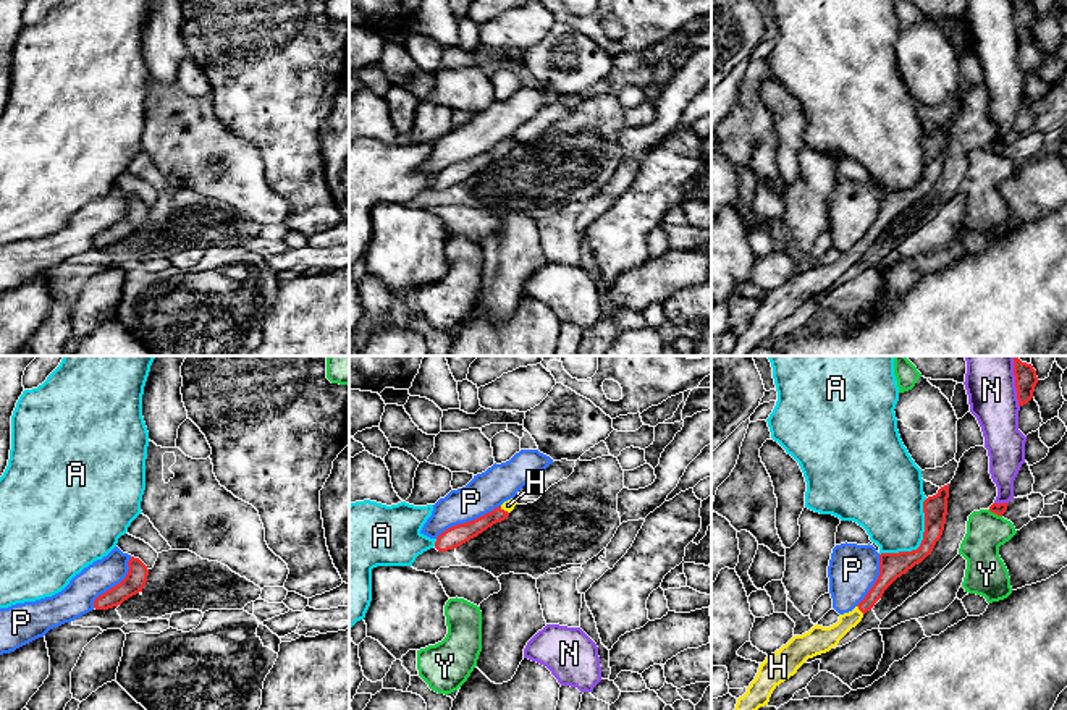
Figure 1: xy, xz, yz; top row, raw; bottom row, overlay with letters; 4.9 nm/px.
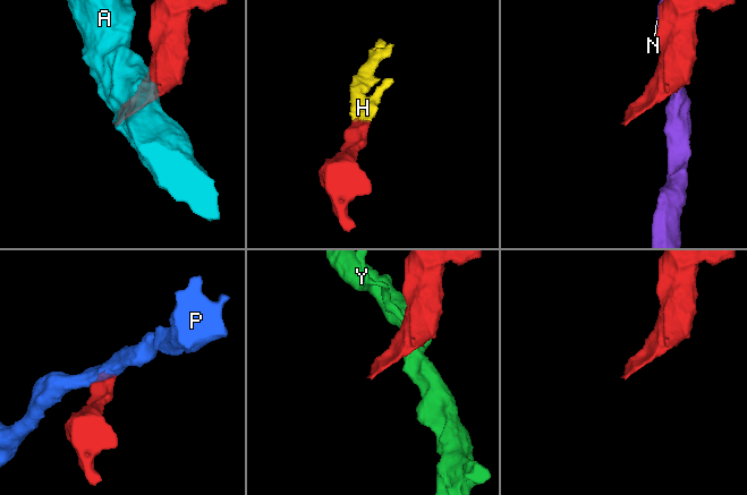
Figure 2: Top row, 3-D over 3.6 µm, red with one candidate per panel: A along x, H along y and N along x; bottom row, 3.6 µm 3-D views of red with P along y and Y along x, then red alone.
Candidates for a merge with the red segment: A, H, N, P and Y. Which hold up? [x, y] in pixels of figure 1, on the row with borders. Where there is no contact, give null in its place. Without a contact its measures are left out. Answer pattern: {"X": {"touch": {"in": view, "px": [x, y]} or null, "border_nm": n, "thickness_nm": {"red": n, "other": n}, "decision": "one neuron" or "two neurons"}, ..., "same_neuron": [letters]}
{"A": {"touch": {"in": "yz", "px": [922, 542]}, "border_nm": 380, "thickness_nm": {"red": 130, "other": 340}, "decision": "two neurons"}, "H": {"touch": {"in": "yz", "px": [860, 610]}, "border_nm": 60, "thickness_nm": {"red": 110, "other": 130}, "decision": "one neuron"}, "N": {"touch": {"in": "yz", "px": [1001, 503]}, "border_nm": 70, "thickness_nm": {"red": 60, "other": 180}, "decision": "two neurons"}, "P": {"touch": {"in": "xz", "px": [469, 521]}, "border_nm": 360, "thickness_nm": {"red": 110, "other": 190}, "decision": "two neurons"}, "Y": {"touch": {"in": "yz", "px": [995, 513]}, "border_nm": 80, "thickness_nm": {"red": 60, "other": 190}, "decision": "two neurons"}, "same_neuron": ["H"]}

